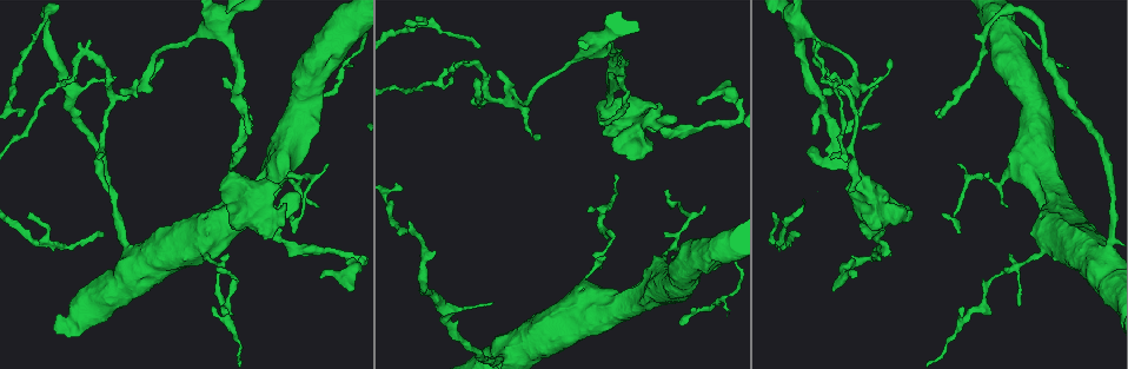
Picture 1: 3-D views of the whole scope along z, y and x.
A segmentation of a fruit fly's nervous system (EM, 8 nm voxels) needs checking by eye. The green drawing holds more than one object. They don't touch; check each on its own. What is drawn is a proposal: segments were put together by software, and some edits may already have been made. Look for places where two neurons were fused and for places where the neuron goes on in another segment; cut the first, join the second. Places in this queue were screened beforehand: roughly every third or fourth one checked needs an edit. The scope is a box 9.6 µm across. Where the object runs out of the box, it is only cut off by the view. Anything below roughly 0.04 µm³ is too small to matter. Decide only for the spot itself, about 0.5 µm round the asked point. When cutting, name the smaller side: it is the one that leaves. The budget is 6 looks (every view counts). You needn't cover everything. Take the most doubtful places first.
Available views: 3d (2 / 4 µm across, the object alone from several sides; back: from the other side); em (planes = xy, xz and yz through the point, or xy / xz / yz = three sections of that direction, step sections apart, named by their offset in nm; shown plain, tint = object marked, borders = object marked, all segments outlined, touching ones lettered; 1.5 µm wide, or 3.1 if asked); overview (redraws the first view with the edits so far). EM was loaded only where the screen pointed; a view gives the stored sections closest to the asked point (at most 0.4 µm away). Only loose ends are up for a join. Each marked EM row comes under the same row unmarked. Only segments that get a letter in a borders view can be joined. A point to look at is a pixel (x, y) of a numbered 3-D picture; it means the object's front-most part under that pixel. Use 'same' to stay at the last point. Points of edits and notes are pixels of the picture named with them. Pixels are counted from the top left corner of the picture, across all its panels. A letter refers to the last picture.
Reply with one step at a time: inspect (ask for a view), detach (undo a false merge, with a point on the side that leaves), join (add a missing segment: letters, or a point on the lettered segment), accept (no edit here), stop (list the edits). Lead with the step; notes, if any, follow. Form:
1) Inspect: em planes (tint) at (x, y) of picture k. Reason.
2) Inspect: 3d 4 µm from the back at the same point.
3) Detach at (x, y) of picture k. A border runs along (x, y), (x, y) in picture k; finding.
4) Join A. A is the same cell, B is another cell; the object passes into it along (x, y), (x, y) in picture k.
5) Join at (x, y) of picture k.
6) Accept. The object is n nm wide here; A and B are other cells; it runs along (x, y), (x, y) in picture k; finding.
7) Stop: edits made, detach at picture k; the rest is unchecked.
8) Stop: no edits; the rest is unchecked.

Inspect: em xy step 4 (tint) at (817, 55) of picture 1. Sharp bend.

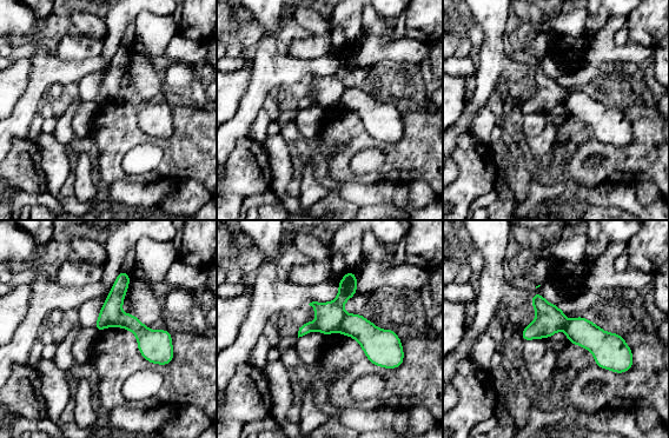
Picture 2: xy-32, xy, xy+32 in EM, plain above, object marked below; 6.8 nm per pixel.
Inspect: em planes (borders) at the same point. Cut it another way.

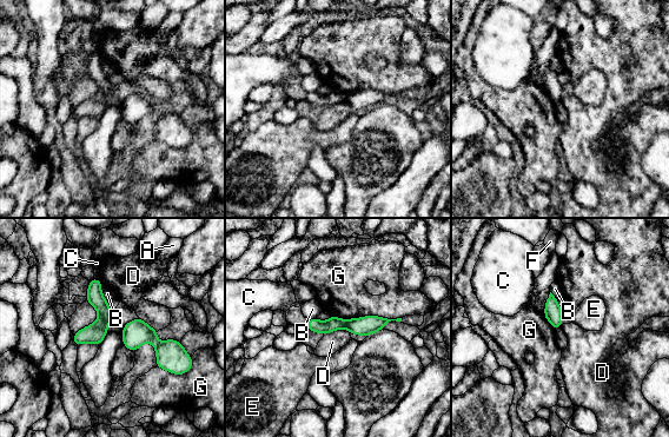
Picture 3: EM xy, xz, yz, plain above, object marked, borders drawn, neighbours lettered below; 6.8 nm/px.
Detach at (335, 323) of picture 3. The object is 100 nm wide here; A, B, C, D, E, F and G are other cells; a second neuron is stuck on.

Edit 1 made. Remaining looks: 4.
Inspect: overview. See it whole again.

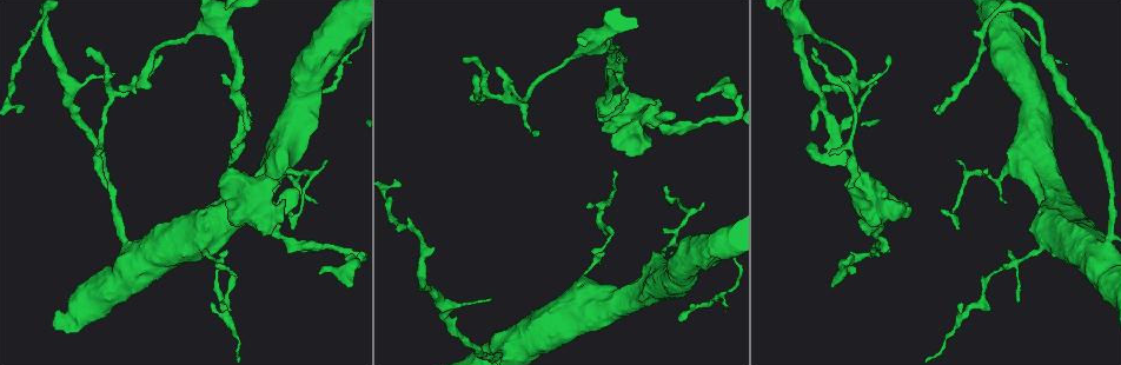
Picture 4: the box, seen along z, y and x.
Inspect: 3d 2 µm from the back at (106, 186) of picture 4. Thin end.

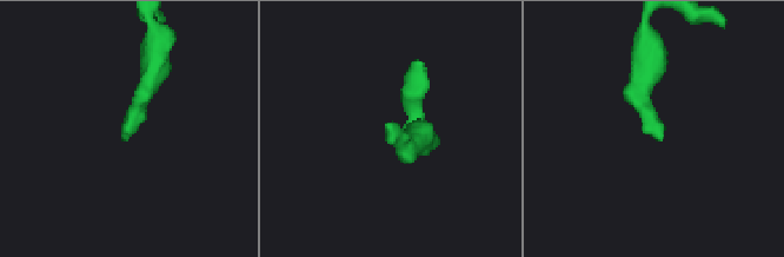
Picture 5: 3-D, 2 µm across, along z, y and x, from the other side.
Inspect: em planes (borders) at (663, 136) of picture 5.

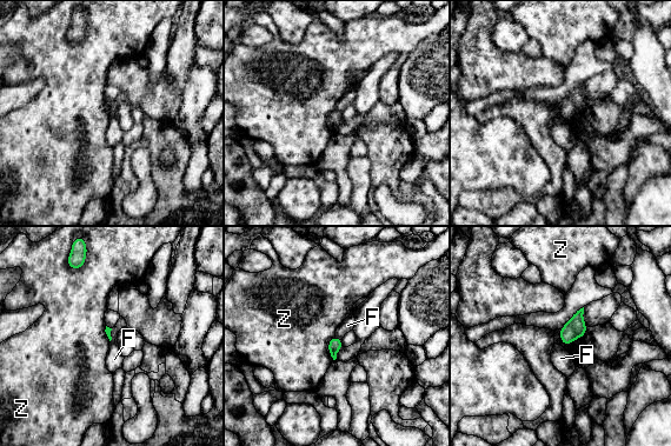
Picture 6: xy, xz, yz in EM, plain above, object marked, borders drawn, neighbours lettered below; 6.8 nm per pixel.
Accept. The longest contact is with Z, 170 nm; F and Z are other cells; a border runs along (559, 330), (560, 340) in picture 6; no lettered segment goes on from it.

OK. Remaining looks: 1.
Inspect: em planes (borders) at (285, 235) of picture 4. A narrow waist.

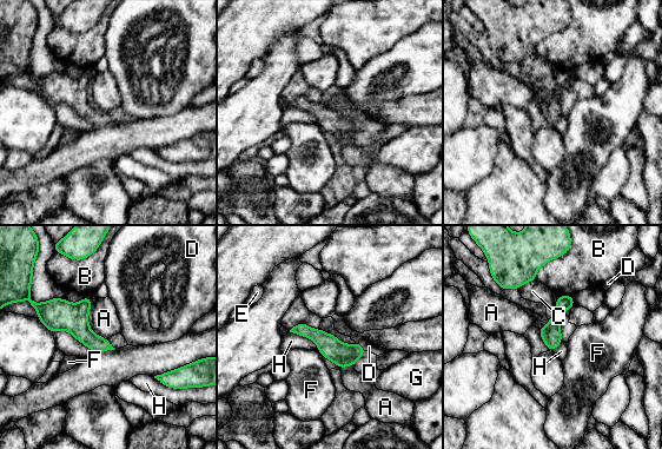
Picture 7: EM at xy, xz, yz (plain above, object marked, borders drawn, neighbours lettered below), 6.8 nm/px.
Accept. A, B, C, D, E, F, G and H are other cells; a border runs along (549, 319), (543, 327), (538, 328) in picture 7; continuous, no second neuron.

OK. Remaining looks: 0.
Stop: edits made, detach at picture 3; the rest is unchecked.

